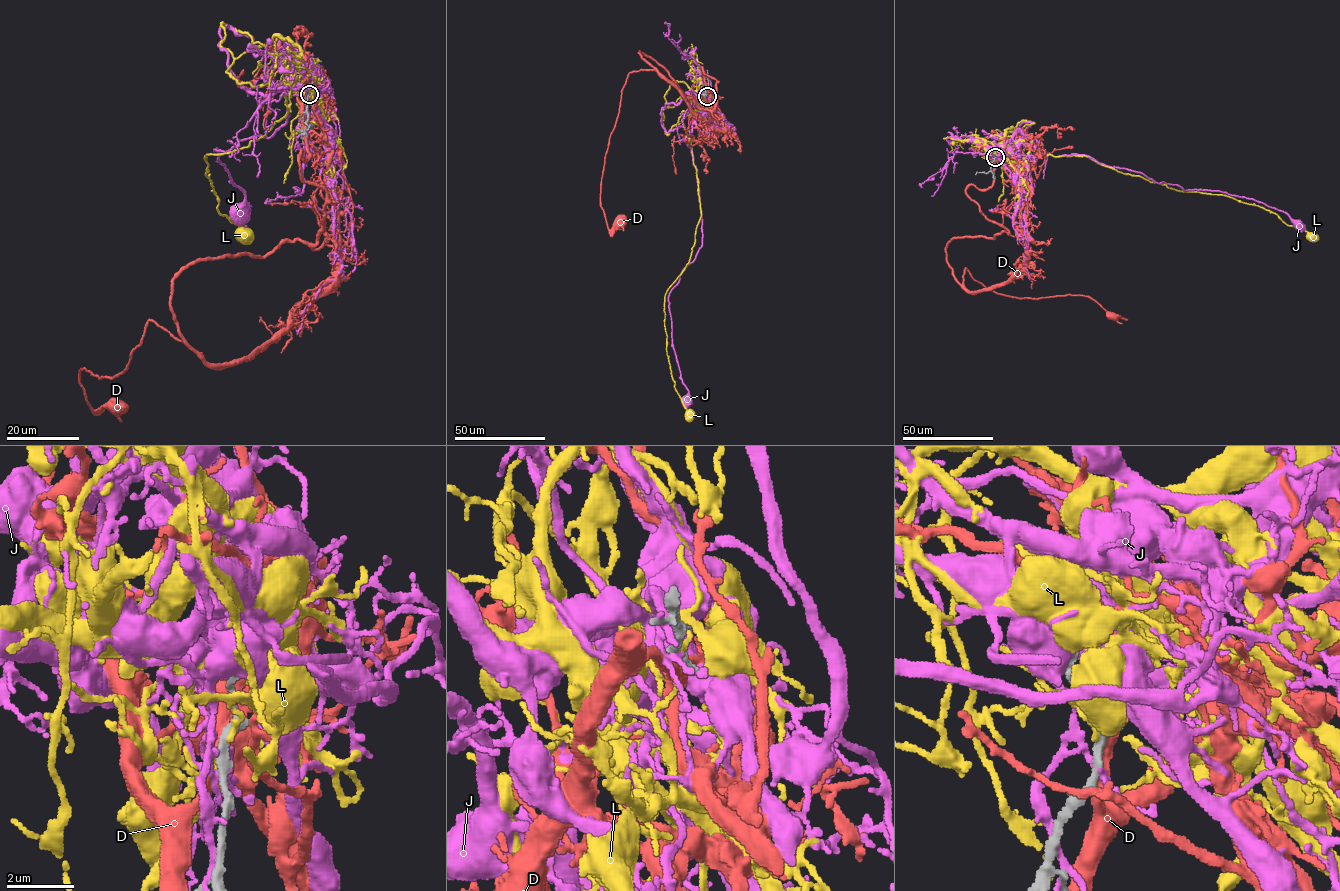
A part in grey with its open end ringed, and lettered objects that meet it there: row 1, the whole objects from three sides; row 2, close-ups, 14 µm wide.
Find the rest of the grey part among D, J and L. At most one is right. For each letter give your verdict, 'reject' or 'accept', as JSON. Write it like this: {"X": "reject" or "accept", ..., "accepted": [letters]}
{"D": "reject", "J": "reject", "L": "reject", "accepted": []}

